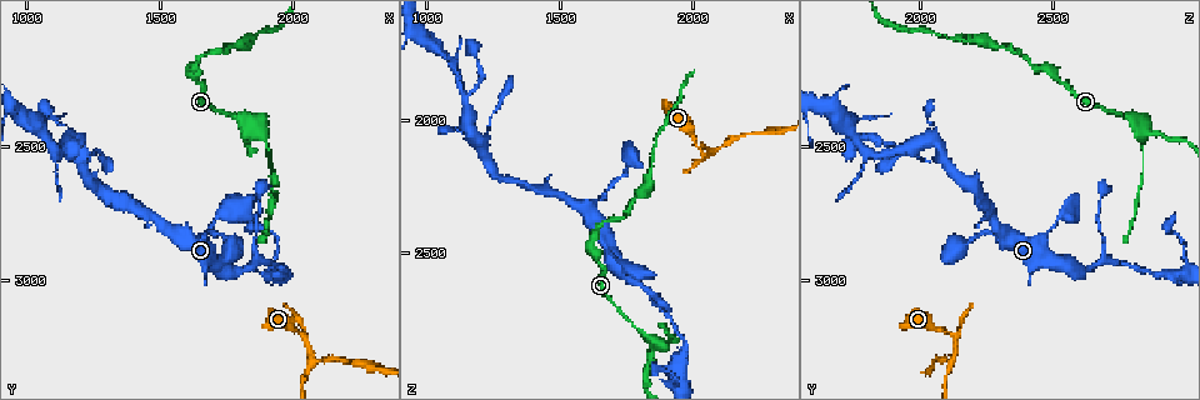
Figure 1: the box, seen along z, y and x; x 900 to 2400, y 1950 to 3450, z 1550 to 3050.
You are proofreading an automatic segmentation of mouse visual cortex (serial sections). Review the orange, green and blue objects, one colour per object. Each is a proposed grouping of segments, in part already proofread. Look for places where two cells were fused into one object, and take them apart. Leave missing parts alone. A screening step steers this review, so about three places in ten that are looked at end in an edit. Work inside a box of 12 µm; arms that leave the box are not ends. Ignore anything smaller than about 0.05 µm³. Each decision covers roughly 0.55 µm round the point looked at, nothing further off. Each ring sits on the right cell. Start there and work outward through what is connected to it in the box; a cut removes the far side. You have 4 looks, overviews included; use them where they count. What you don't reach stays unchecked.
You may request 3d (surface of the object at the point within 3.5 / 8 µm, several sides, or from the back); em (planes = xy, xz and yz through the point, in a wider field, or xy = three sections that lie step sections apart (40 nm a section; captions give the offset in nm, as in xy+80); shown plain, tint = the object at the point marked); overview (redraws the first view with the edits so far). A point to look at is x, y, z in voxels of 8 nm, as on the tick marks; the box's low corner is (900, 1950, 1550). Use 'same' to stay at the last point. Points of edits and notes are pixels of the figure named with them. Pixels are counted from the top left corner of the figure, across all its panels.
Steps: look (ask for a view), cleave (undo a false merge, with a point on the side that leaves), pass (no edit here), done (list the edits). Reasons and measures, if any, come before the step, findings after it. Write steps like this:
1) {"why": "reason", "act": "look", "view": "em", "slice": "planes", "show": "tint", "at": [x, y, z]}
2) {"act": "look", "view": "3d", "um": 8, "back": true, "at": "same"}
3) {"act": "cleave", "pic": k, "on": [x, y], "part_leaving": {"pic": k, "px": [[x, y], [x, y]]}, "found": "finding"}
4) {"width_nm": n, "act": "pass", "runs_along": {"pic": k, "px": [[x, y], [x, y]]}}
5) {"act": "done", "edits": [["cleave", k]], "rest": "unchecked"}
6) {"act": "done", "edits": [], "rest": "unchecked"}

{"why": "thick turns thin", "act": "look", "view": "3d", "um": 3.5, "at": [2030, 3200, 2110]}

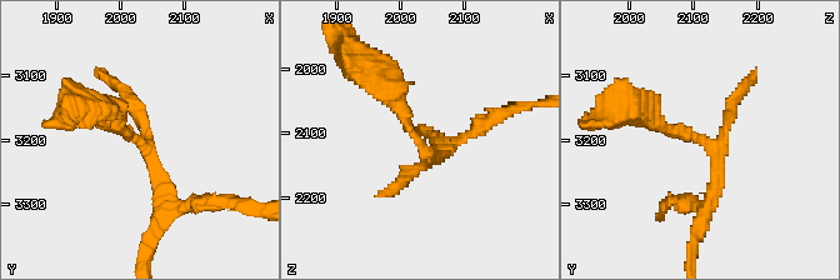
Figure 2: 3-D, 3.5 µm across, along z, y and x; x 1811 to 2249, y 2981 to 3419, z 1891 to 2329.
{"why": "need the tissue", "act": "look", "view": "em", "slice": "xy", "step": 1, "show": "tint", "at": [2020, 3195, 2115]}

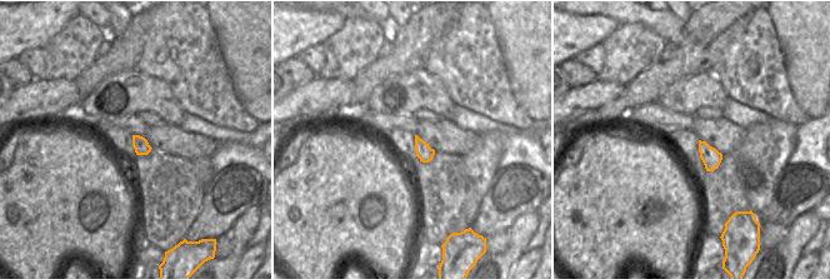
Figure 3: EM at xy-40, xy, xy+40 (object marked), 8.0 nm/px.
{"act": "pass", "runs_along": {"pic": 2, "px": [[94, 105], [144, 144], [171, 205]]}, "found": "one cell here"}

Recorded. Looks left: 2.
{"why": "arms part here", "act": "look", "view": "3d", "um": 3.5, "at": [1860, 2930, 2700]}

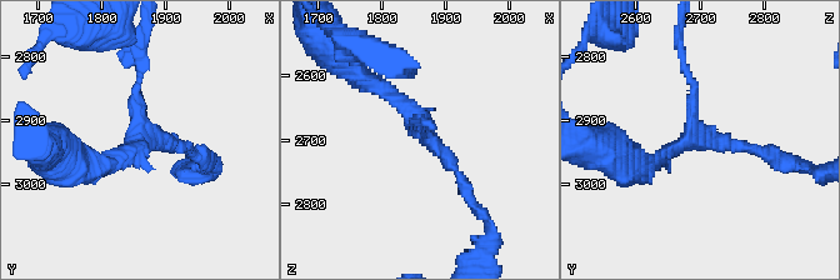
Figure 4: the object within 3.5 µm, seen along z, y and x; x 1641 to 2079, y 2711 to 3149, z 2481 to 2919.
{"arms": 3, "arm_widths_nm": [100, 150, 200], "why": "shape alone is not enough", "act": "look", "view": "em", "slice": "planes", "show": "tint", "at": [1865, 2935, 2690]}

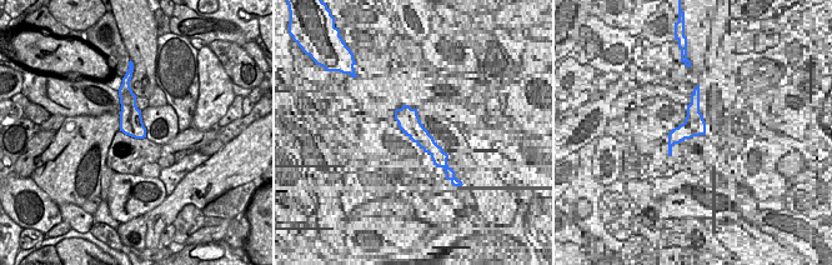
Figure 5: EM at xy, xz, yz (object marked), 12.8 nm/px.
{"width_nm": 300, "act": "pass", "runs_along": {"pic": 4, "px": [[368, 80], [421, 119], [468, 195]]}, "found": "one cell here"}

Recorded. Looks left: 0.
{"act": "done", "edits": [], "rest": "unchecked"}

